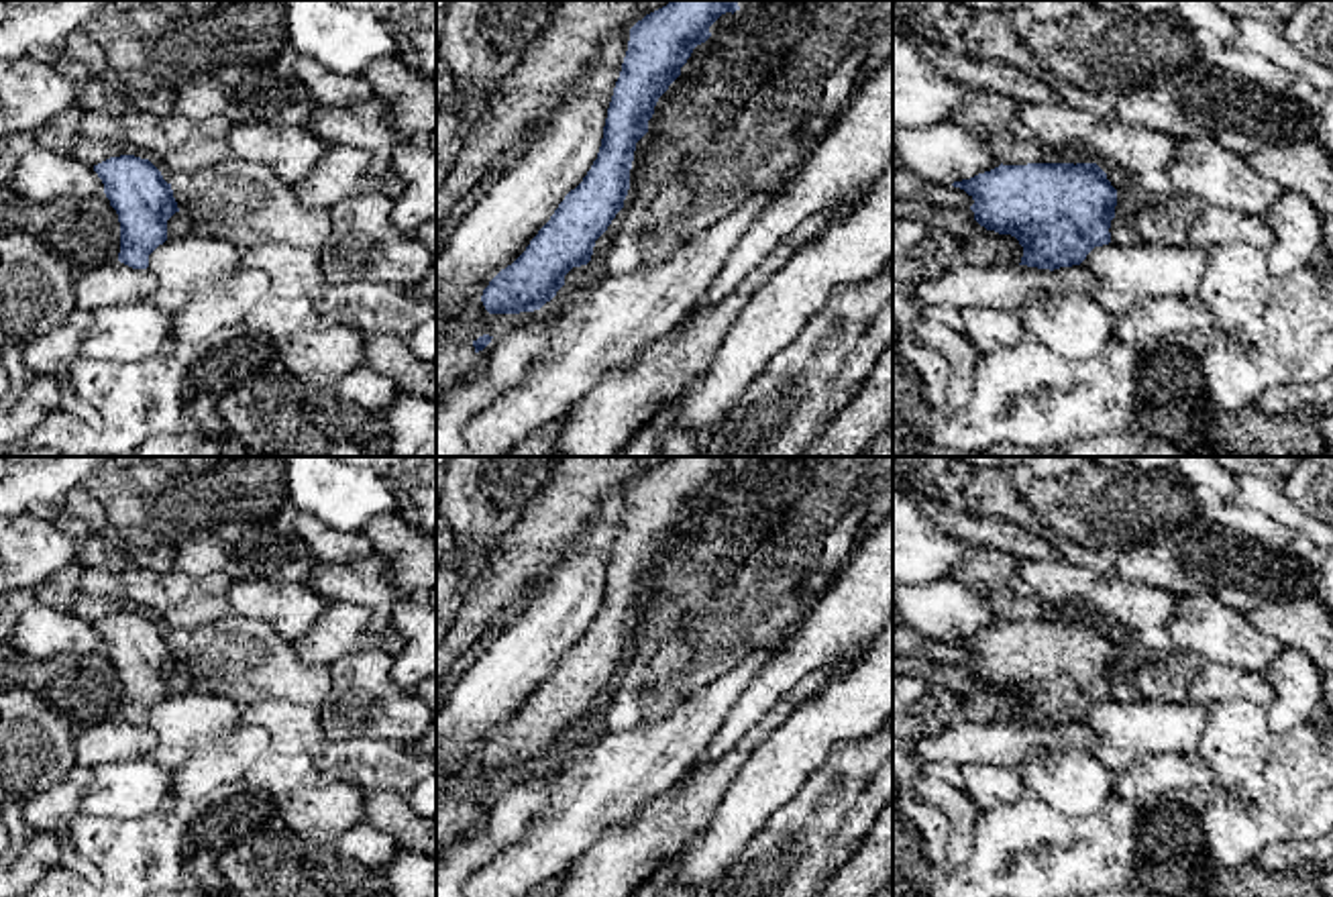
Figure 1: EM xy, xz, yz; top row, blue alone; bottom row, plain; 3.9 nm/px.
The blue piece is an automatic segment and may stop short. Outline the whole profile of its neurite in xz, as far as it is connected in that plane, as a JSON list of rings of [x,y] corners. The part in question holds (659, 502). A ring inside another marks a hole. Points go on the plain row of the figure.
[[[671,457],[630,485],[628,508],[607,565],[597,616],[583,638],[565,652],[526,707],[483,746],[481,758],[489,771],[540,767],[565,742],[565,732],[573,724],[591,718],[595,697],[624,665],[636,599],[648,589],[648,577],[654,571],[658,555],[681,532],[681,524],[693,506],[711,493],[709,483],[722,471],[734,471],[736,467],[740,467],[738,457]]]

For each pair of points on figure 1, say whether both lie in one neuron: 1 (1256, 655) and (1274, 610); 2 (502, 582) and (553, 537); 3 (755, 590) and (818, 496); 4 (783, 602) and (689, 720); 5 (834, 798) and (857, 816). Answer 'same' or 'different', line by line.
1: different
2: same
3: same
4: different
5: different

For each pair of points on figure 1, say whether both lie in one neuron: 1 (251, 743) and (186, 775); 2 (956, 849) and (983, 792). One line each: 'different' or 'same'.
1: same
2: different

